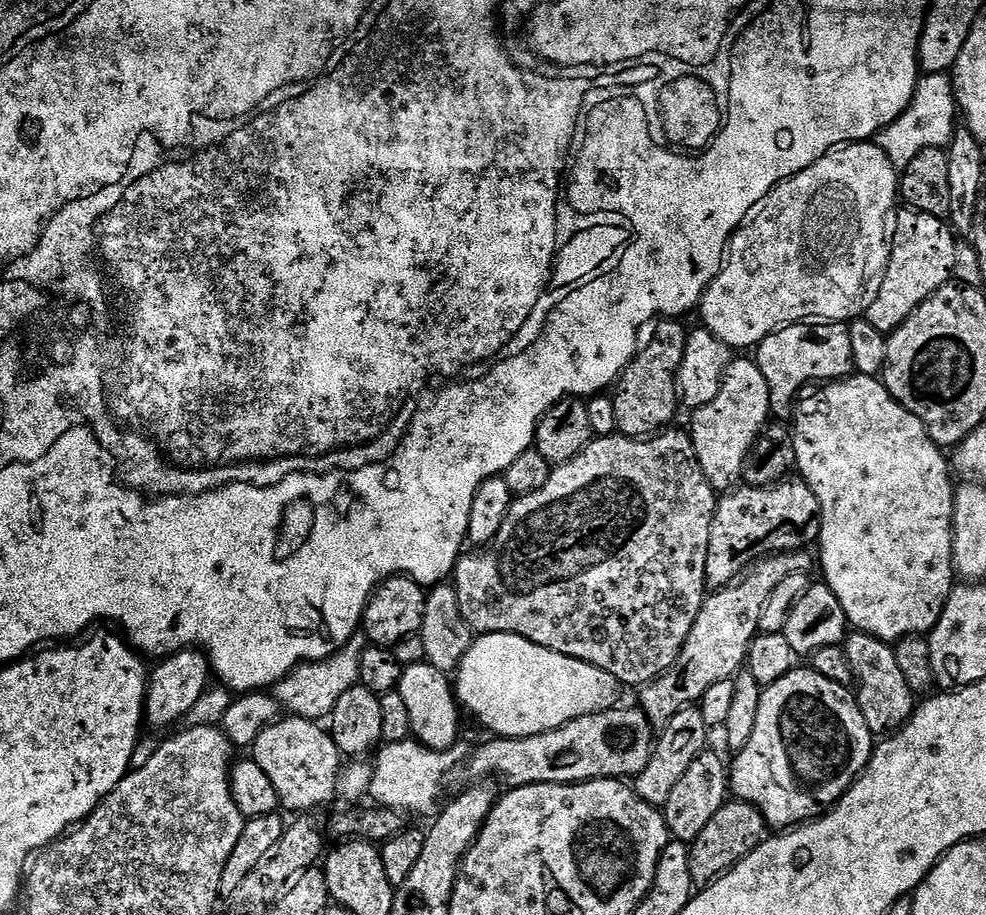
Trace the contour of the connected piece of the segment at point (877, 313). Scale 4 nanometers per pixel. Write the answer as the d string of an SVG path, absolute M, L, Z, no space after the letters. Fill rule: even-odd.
M905 207L903 211L895 213L888 264L884 268L878 296L870 302L866 313L870 326L878 326L878 330L885 334L902 326L902 322L906 322L906 318L910 318L910 314L926 302L926 298L953 279L955 270L957 233L939 216L917 212L910 207Z

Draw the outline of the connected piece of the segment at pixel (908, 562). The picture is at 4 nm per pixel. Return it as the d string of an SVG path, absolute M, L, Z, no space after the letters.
M849 374L843 380L833 380L825 383L823 386L817 387L813 396L805 395L803 399L795 405L794 421L796 425L791 425L790 431L794 438L794 450L796 451L796 468L798 469L799 479L810 486L810 490L814 490L814 494L820 503L820 538L818 541L818 549L820 548L820 556L818 552L818 568L824 571L822 576L823 583L827 584L830 590L834 590L834 594L838 598L838 602L842 602L842 610L846 614L849 625L857 632L864 632L868 636L873 636L885 642L895 642L904 636L919 636L931 632L932 627L938 622L938 618L942 618L942 610L946 606L946 602L950 598L954 587L954 581L957 579L954 570L954 562L952 561L952 515L954 514L954 502L956 501L956 493L954 491L954 483L952 484L953 469L950 467L949 457L946 455L945 449L932 441L930 434L926 430L926 426L914 414L910 414L910 410L906 410L906 406L902 406L890 395L886 390L886 386L875 376L861 376L859 374Z

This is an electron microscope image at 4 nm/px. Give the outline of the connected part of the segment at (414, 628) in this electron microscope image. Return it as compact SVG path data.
M388 576L380 584L376 585L375 592L369 598L364 607L362 617L362 632L365 632L376 644L384 648L365 647L360 653L358 662L358 674L360 683L366 690L377 694L397 691L400 687L400 679L404 673L405 665L394 658L391 647L402 638L410 638L417 635L422 626L422 618L426 614L426 602L428 592L425 585L412 579L410 576Z

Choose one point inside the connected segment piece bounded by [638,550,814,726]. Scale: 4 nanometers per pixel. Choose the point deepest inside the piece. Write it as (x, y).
(717, 650)

